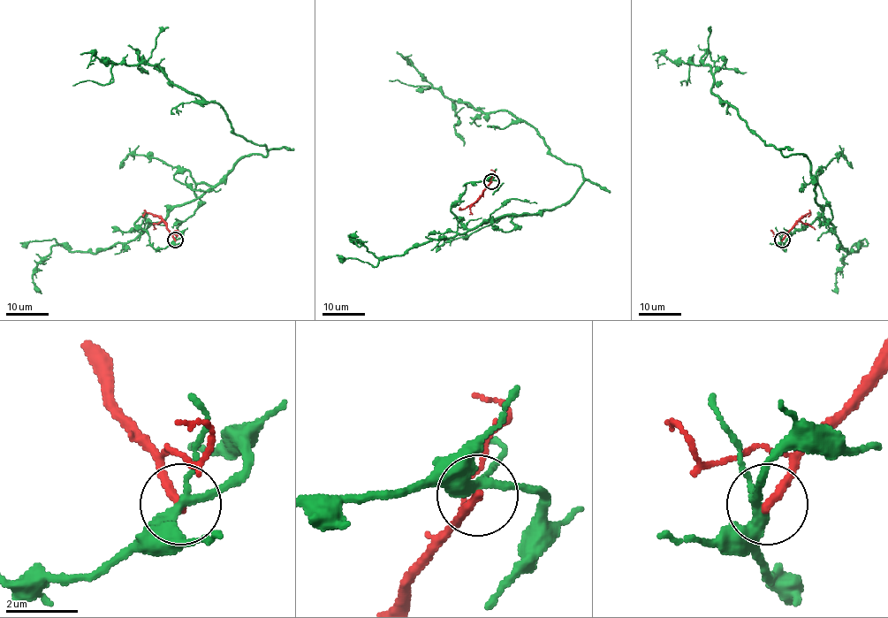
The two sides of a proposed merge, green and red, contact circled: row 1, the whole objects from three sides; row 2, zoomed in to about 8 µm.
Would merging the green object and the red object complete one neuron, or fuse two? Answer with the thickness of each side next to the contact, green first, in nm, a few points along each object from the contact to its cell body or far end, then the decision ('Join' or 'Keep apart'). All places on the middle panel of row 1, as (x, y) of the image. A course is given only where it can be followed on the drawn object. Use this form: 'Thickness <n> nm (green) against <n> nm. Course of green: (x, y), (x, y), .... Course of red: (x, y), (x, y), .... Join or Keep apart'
Thickness 260 nm (green) against 260 nm. Course of green: (491, 181), (468, 182), (451, 209), (468, 229), (554, 209), (583, 182), (507, 111), (389, 80). Course of red: (491, 181), (475, 201), (464, 209), (459, 208). Keep apart

